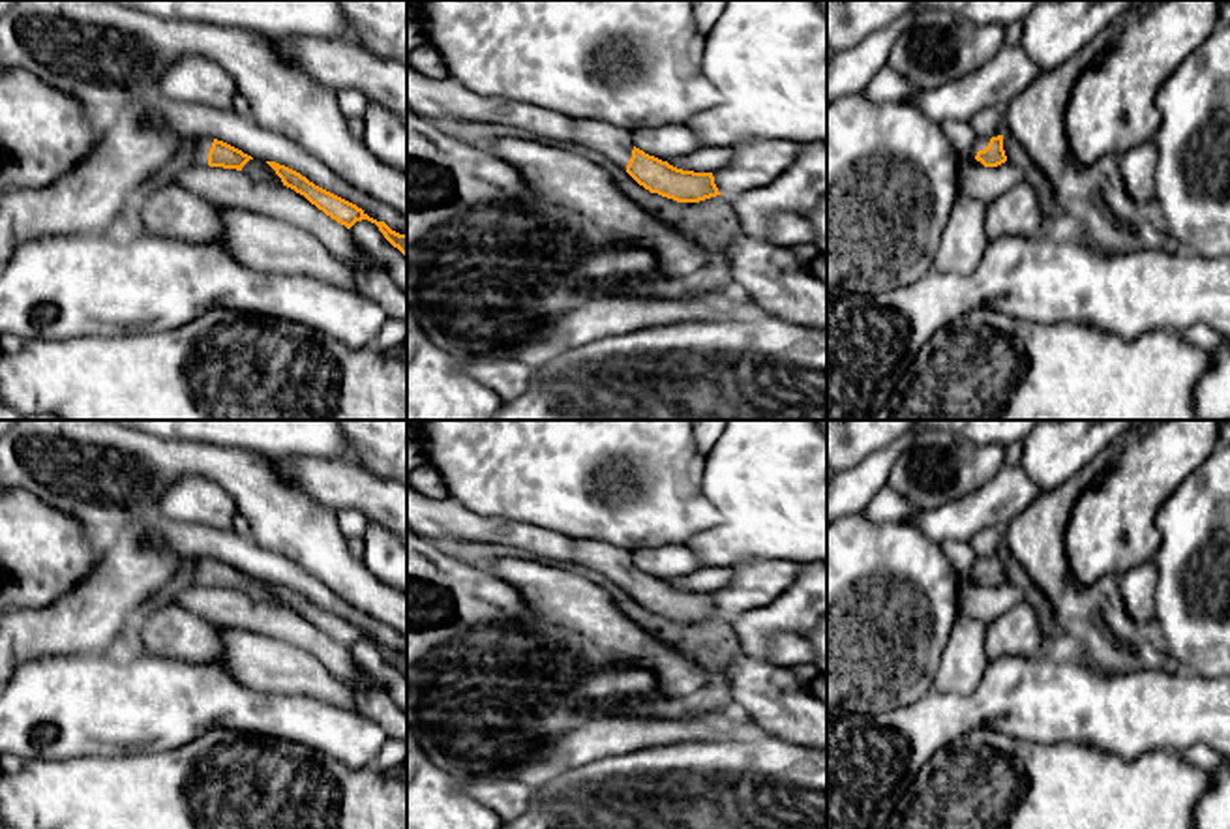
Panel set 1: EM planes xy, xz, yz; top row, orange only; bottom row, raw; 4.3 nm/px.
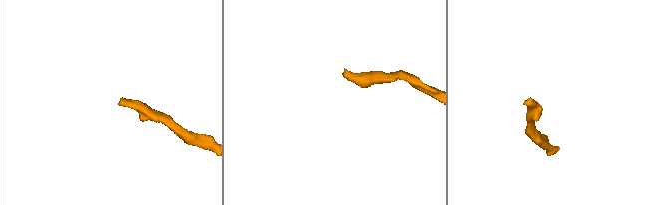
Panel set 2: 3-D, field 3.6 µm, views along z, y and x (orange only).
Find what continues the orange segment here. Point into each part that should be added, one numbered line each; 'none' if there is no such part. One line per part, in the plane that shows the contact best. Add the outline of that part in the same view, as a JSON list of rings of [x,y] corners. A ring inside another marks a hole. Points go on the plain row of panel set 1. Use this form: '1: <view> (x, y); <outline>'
1: yz (979, 563); [[[975,557],[969,572],[958,580],[958,587],[982,587],[981,581],[975,580],[979,570],[984,570],[988,566],[990,559],[988,557]]]

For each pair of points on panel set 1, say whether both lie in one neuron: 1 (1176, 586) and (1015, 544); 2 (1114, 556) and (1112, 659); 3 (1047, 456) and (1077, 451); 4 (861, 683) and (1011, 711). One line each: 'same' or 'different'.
1: different
2: different
3: same
4: different

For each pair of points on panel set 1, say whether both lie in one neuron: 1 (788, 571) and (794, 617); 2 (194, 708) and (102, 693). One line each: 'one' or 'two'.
1: two
2: one

